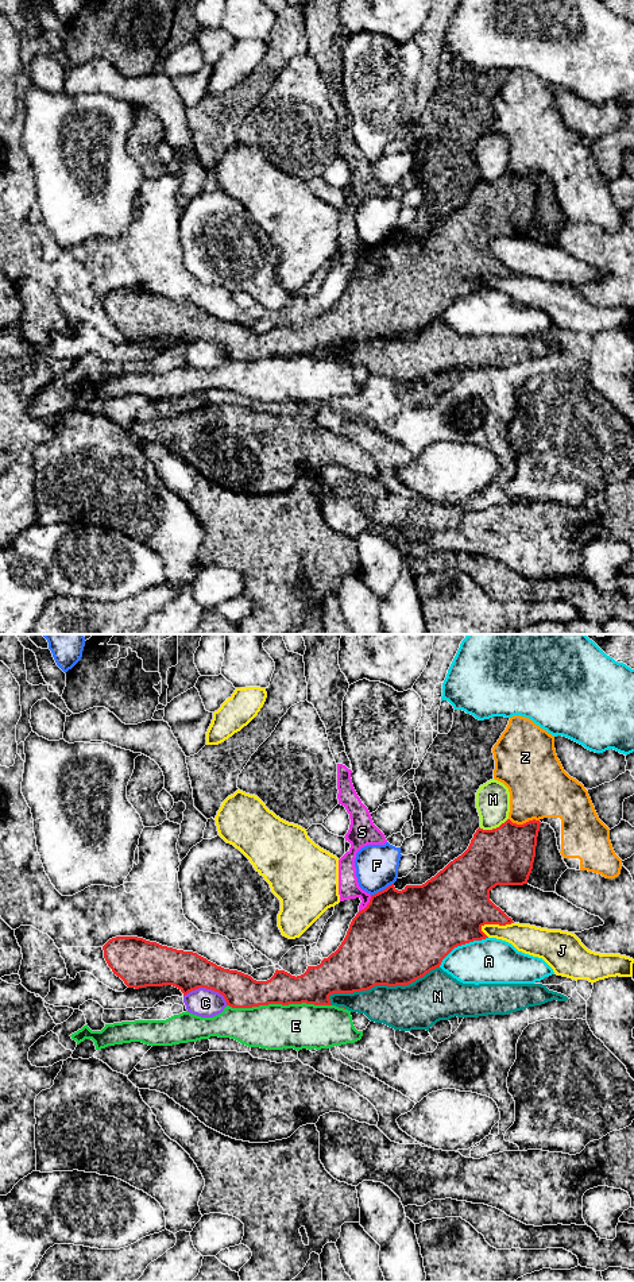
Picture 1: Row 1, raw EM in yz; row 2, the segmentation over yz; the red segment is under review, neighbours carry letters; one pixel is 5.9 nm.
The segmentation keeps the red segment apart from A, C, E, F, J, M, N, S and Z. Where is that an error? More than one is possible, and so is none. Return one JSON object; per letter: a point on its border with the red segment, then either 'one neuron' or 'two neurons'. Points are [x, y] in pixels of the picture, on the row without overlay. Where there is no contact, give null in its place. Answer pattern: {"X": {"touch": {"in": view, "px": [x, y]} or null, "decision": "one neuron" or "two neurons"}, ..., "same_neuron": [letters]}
{"A": {"touch": {"in": "yz", "px": [462, 296]}, "decision": "two neurons"}, "C": {"touch": {"in": "yz", "px": [208, 340]}, "decision": "two neurons"}, "E": {"touch": {"in": "yz", "px": [279, 355]}, "decision": "two neurons"}, "F": {"touch": {"in": "yz", "px": [383, 242]}, "decision": "two neurons"}, "J": {"touch": {"in": "yz", "px": [495, 275]}, "decision": "two neurons"}, "M": {"touch": {"in": "yz", "px": [493, 181]}, "decision": "two neurons"}, "N": {"touch": {"in": "yz", "px": [382, 336]}, "decision": "two neurons"}, "S": {"touch": {"in": "yz", "px": [367, 257]}, "decision": "two neurons"}, "Z": {"touch": {"in": "yz", "px": [524, 176]}, "decision": "two neurons"}, "same_neuron": []}

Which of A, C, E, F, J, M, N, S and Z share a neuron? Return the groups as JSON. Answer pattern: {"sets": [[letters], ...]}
{"sets": [["A"], ["C"], ["E"], ["F"], ["J"], ["M"], ["N"], ["S"], ["Z"]]}

